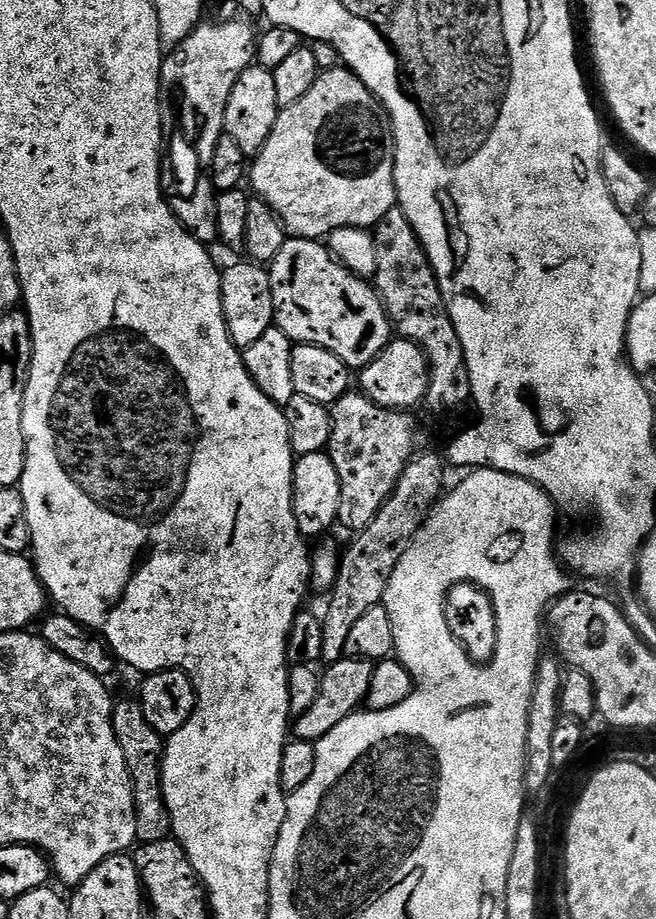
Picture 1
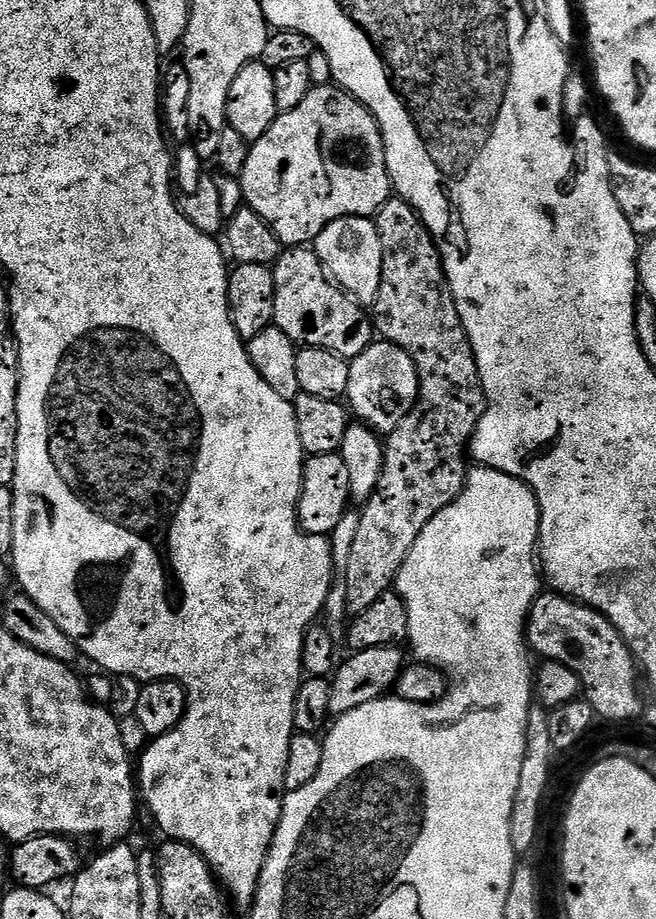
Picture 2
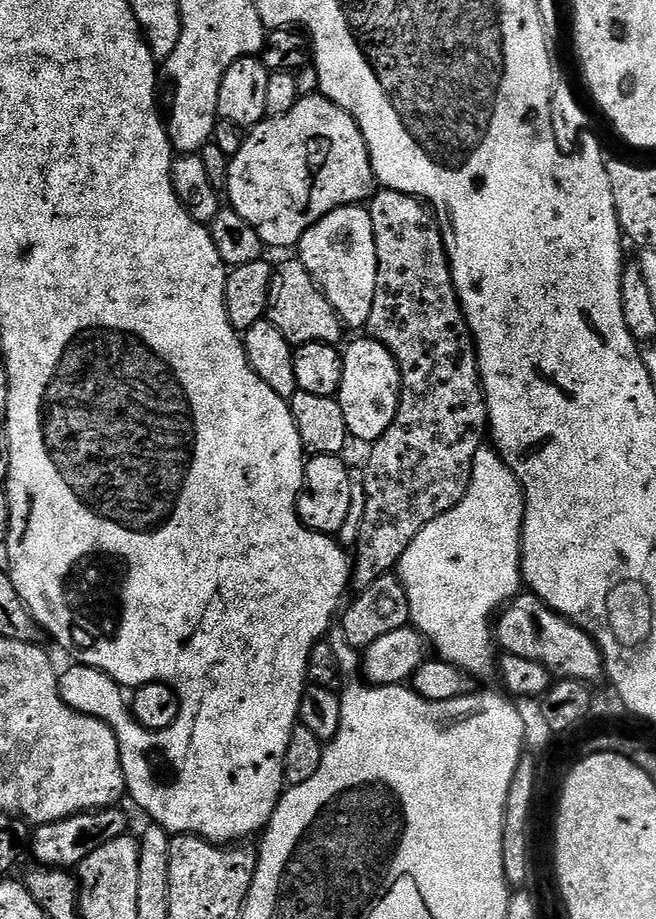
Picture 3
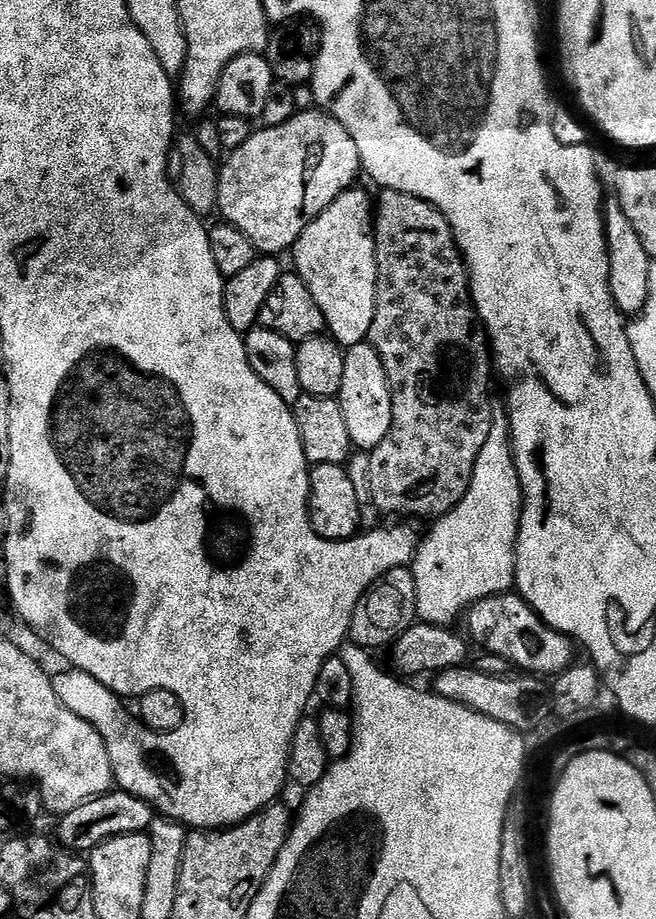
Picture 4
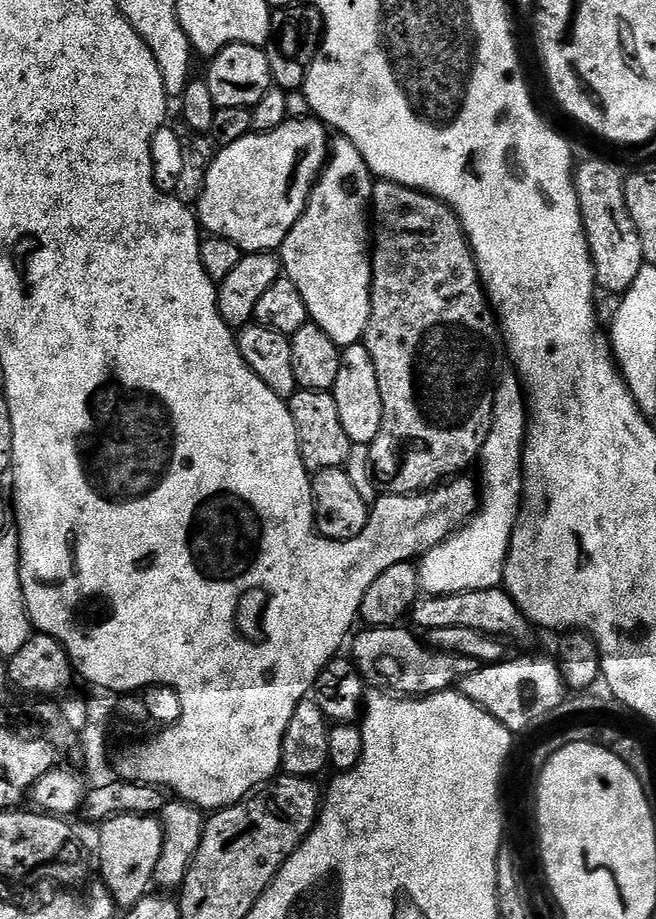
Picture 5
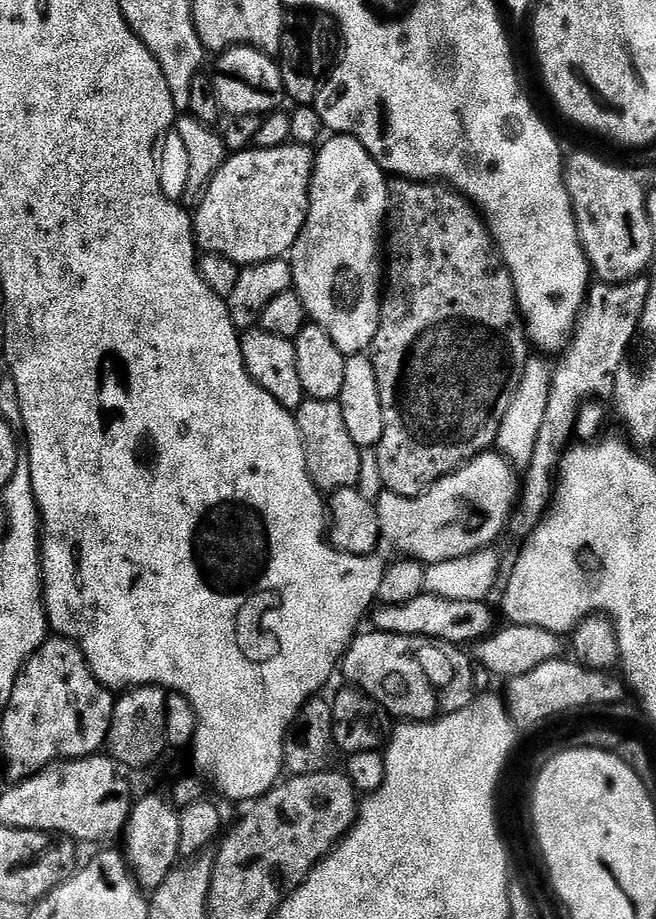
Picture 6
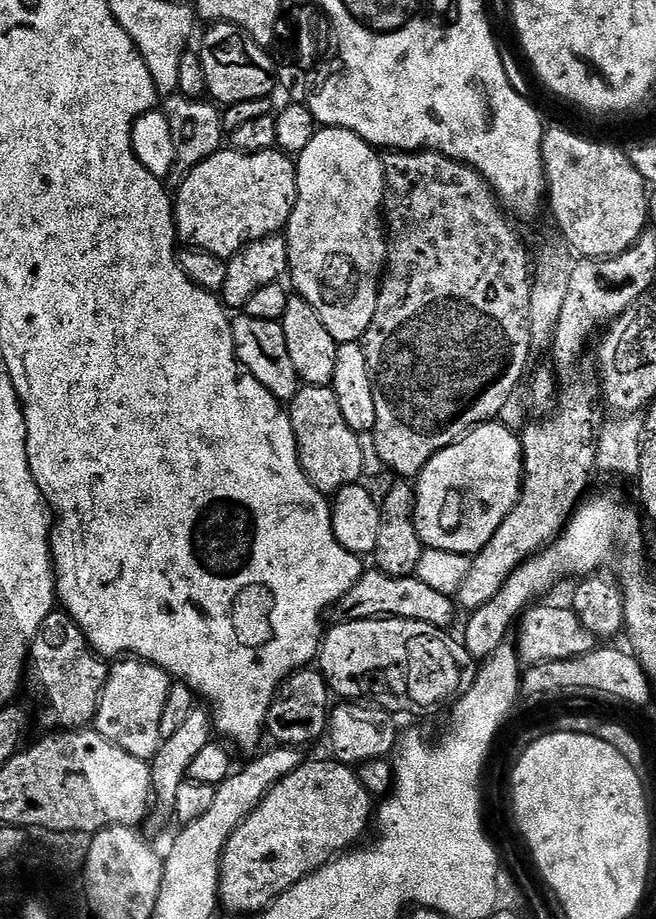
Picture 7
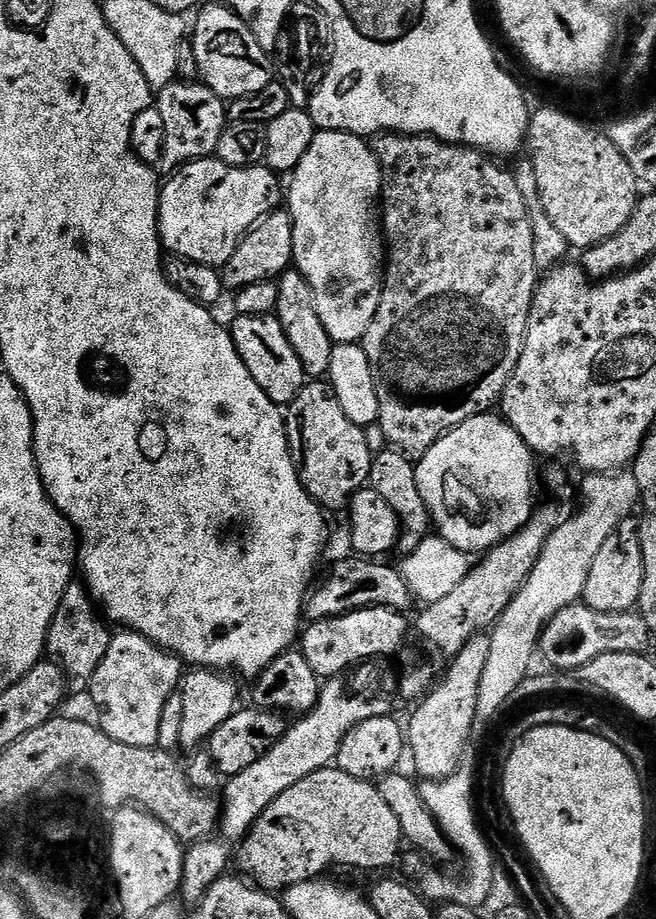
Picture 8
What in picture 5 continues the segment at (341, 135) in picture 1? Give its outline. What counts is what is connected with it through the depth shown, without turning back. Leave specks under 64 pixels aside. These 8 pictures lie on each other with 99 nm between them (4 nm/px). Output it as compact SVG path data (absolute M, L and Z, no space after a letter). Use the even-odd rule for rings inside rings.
M289 118L274 130L249 134L238 142L223 145L213 155L212 165L208 167L208 177L204 180L204 193L198 201L199 227L209 237L234 242L234 246L238 246L241 253L275 253L307 210L308 198L328 163L329 155L329 129L315 118Z

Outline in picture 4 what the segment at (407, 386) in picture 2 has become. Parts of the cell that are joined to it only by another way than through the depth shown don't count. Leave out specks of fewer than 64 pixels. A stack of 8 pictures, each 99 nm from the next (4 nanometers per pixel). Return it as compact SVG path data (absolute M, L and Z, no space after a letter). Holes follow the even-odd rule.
M367 342L356 344L345 351L342 390L338 399L342 418L346 418L346 430L350 433L353 449L377 448L382 442L382 438L386 438L386 434L390 434L392 391L388 385L386 370L382 366L382 358L378 358L378 354L373 350L371 344Z

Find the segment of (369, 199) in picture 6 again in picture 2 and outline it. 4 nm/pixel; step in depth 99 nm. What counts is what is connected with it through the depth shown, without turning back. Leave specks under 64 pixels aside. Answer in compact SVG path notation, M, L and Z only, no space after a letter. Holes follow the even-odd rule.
M347 216L330 222L330 226L326 226L322 230L322 234L316 236L314 251L316 257L320 259L325 273L339 287L343 288L357 304L370 306L374 303L378 294L378 282L382 282L382 240L378 238L375 219L367 216Z

